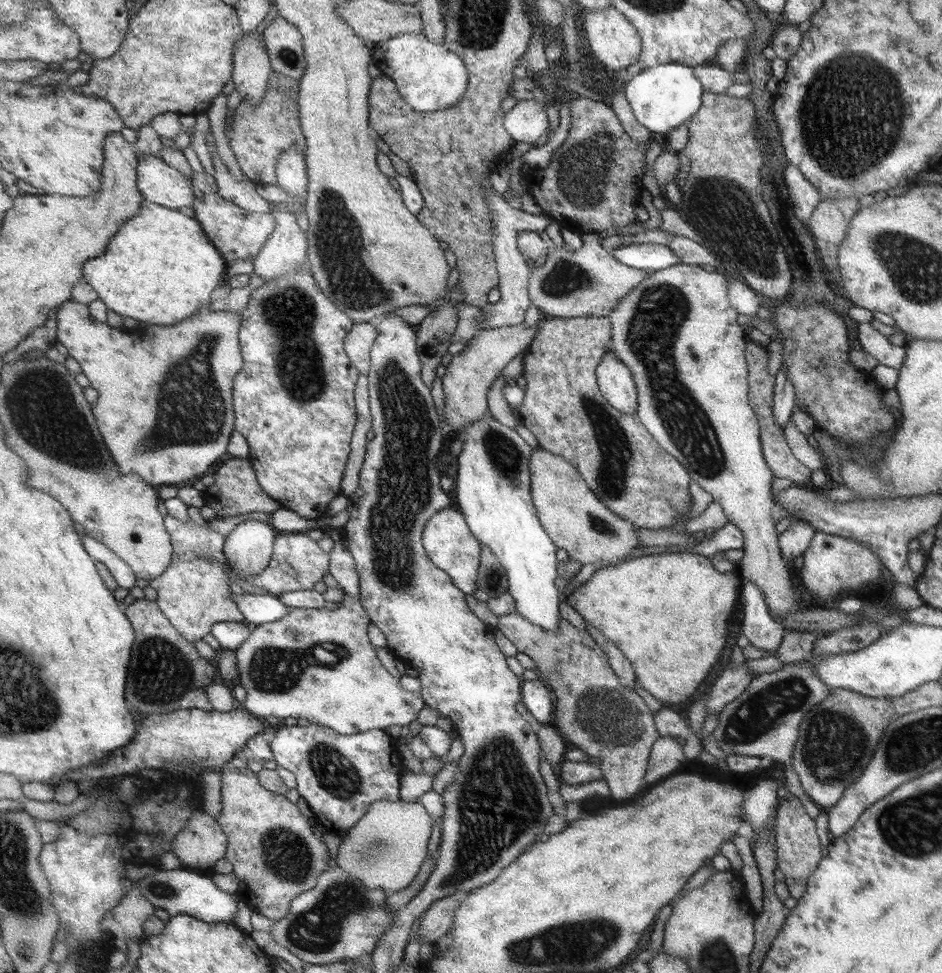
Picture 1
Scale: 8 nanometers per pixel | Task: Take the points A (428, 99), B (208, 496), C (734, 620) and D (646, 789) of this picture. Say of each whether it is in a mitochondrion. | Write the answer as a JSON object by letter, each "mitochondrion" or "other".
{"A":"other","B":"other","C":"other","D":"other"}

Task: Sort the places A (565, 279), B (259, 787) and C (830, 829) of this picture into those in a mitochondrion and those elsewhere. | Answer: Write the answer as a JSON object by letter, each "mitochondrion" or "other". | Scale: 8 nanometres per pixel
{"A":"mitochondrion","B":"other","C":"other"}

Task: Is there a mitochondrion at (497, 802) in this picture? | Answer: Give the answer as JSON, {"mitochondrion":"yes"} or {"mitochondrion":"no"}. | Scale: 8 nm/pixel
{"mitochondrion":"yes"}

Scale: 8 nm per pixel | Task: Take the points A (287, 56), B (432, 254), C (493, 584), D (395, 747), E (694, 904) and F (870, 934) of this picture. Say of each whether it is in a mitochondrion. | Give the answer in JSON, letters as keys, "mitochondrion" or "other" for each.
{"A":"mitochondrion","B":"other","C":"other","D":"other","E":"other","F":"other"}

